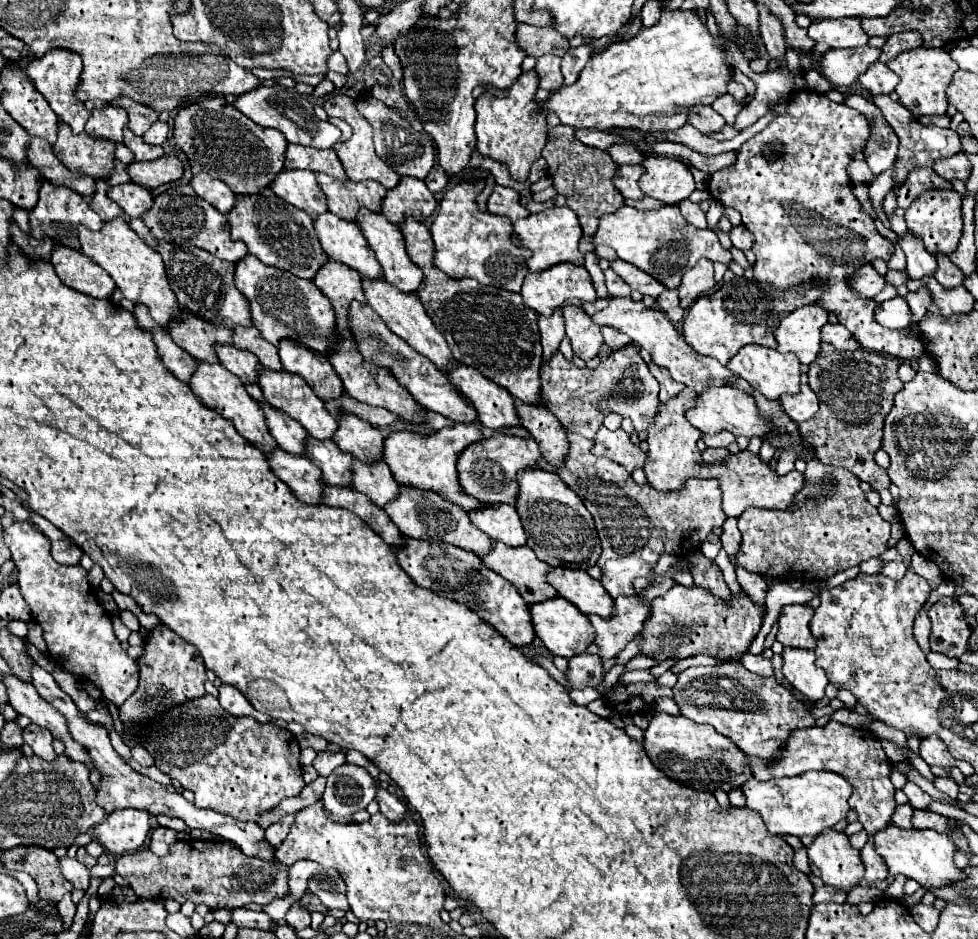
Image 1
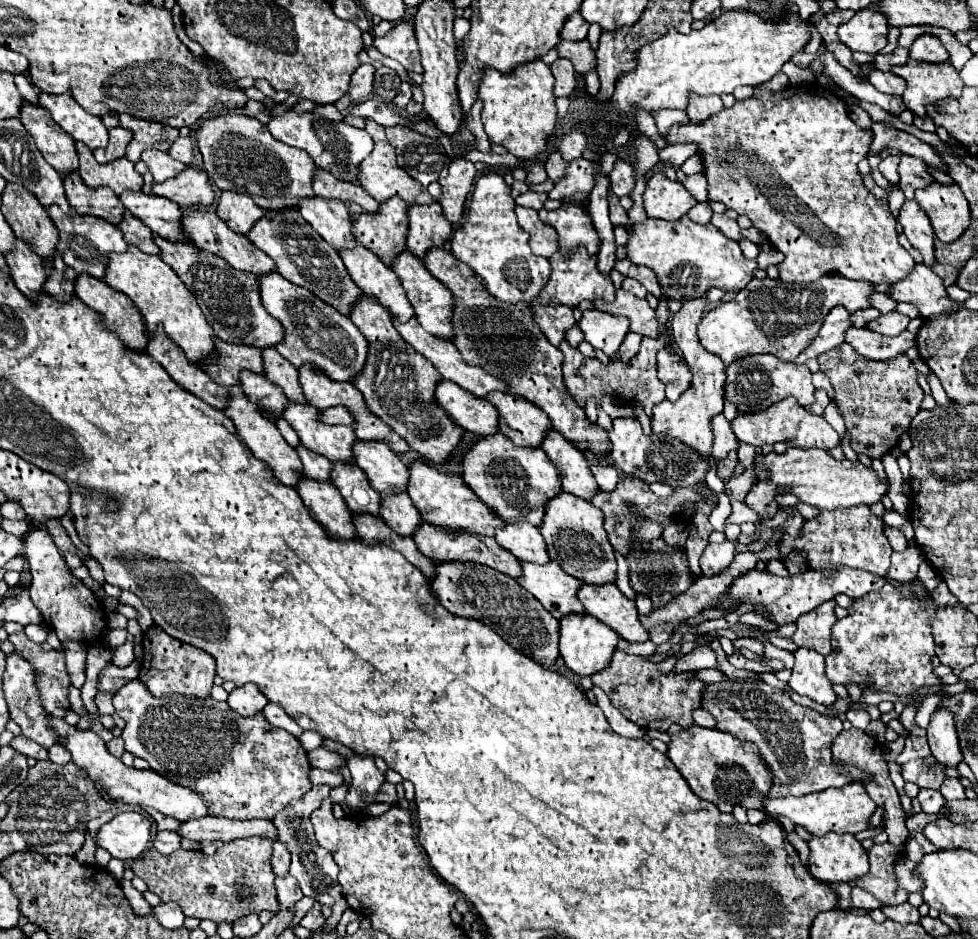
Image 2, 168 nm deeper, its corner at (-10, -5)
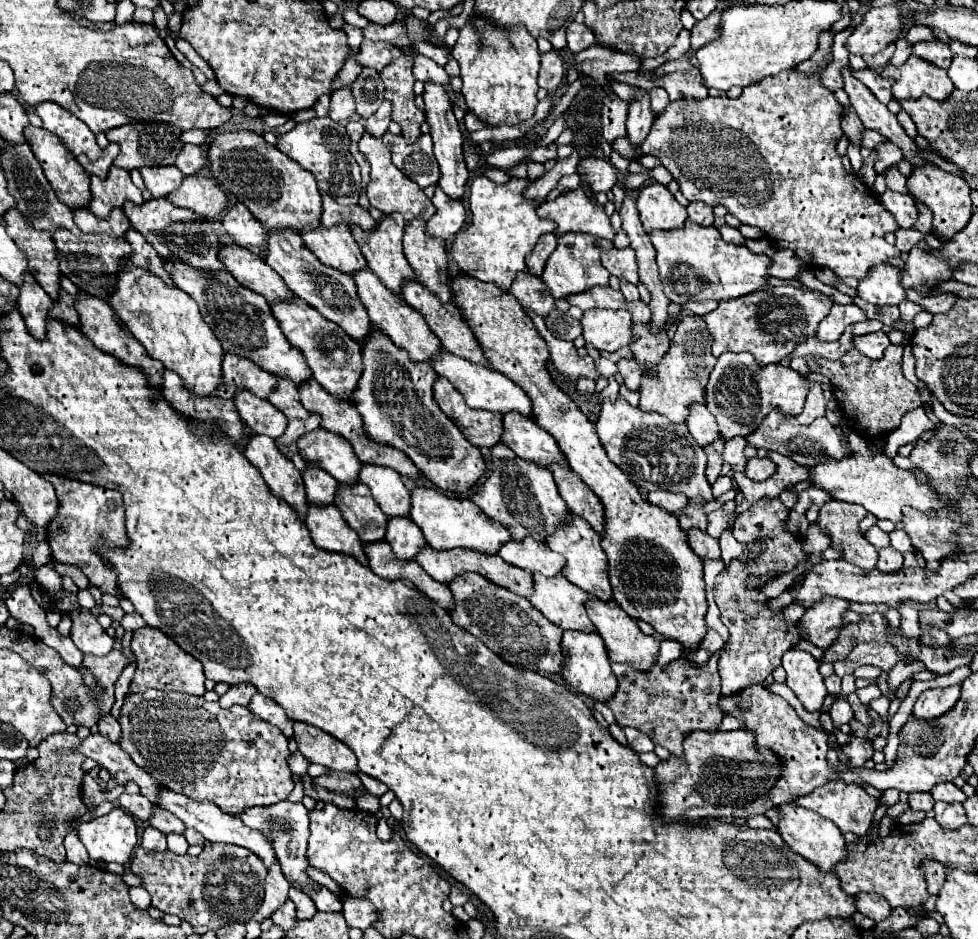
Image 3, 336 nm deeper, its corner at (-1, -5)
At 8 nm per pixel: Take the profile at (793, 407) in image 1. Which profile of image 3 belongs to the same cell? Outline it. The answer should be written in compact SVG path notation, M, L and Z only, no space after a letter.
M813 383L811 389L809 389L809 395L807 395L807 401L805 401L805 409L797 417L797 421L801 425L805 425L805 423L811 423L811 421L815 421L817 417L823 417L823 415L825 415L825 397L823 397L819 383Z

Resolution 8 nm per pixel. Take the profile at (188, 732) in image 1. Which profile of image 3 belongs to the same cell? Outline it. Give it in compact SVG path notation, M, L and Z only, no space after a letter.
M149 689L145 693L125 695L121 715L121 743L117 743L139 767L145 767L153 779L161 785L185 793L197 801L211 801L221 811L239 815L247 807L273 805L289 797L295 787L293 773L289 767L291 751L287 749L287 737L277 731L271 723L257 719L253 711L241 705L223 709L219 703L209 703L203 697L193 697L179 691Z

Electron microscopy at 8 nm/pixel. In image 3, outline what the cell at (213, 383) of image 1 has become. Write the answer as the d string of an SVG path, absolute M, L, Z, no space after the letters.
M249 435L245 445L245 457L261 471L271 493L287 501L303 519L307 511L307 497L301 473L295 469L273 439L263 435Z

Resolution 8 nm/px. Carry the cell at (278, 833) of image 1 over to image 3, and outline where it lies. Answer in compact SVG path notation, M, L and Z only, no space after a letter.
M273 863L273 867L269 867L267 879L265 879L265 899L263 899L263 905L253 915L253 919L263 921L265 917L269 917L287 899L287 891L289 891L289 883L283 877L283 871L281 871L279 863Z

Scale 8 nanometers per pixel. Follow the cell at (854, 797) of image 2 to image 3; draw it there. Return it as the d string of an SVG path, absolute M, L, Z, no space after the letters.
M841 781L827 783L795 803L833 821L843 833L851 831L855 835L867 833L877 809L877 799L867 795L863 787Z

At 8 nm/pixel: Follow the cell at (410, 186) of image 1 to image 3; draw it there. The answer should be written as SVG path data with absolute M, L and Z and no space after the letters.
M417 217L405 223L403 251L415 271L415 279L431 289L443 303L451 299L447 287L447 251L443 239L433 239L425 231L427 221Z

